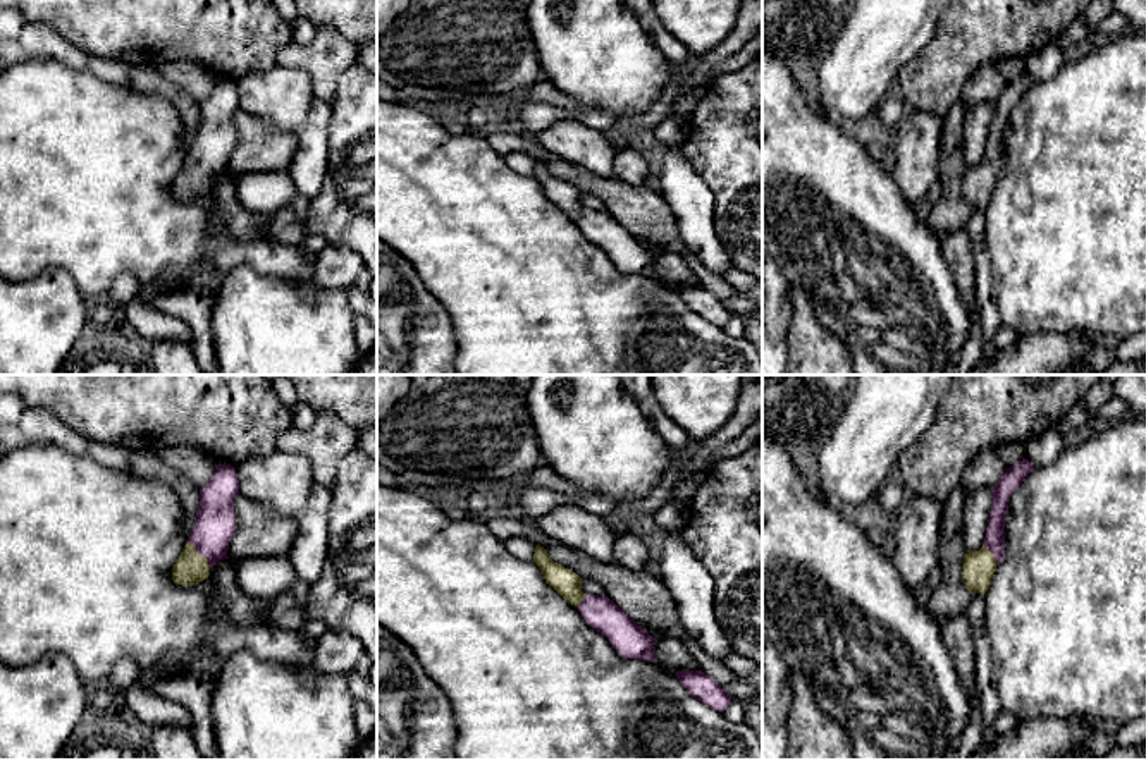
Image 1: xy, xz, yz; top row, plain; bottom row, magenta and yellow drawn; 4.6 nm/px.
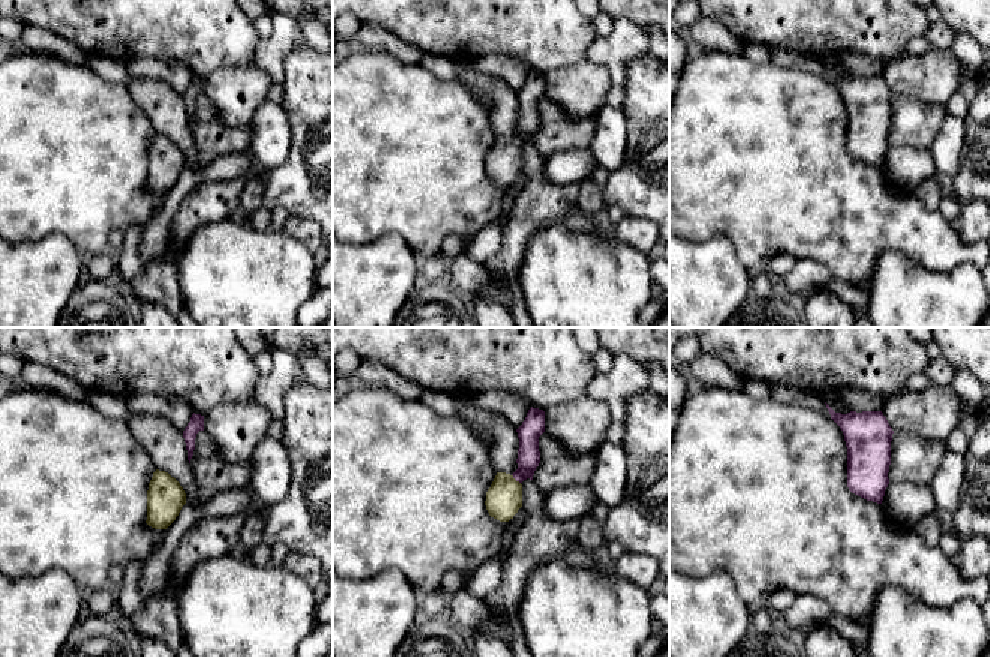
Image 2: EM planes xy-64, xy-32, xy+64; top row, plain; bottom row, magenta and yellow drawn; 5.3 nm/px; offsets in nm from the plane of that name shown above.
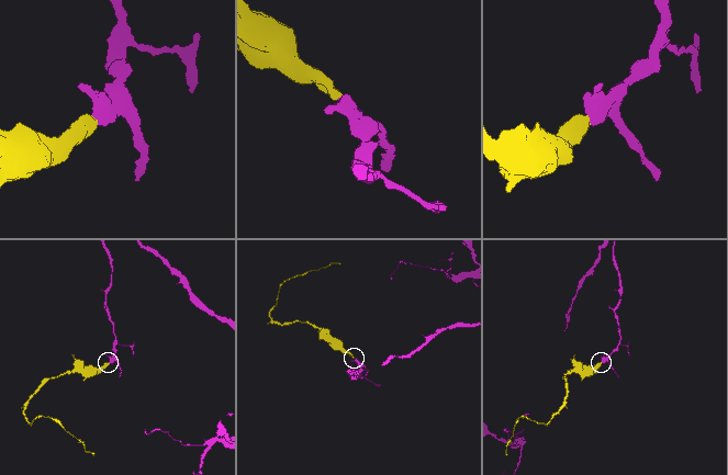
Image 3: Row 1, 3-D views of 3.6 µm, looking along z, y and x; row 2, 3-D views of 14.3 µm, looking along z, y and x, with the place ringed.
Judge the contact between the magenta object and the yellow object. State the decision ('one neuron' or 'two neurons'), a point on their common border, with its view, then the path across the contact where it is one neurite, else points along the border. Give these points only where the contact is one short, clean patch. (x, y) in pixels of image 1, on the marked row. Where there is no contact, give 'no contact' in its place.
one neuron | xy (200, 554) | across xy (214, 527), (210, 540), (200, 554), (191, 568)

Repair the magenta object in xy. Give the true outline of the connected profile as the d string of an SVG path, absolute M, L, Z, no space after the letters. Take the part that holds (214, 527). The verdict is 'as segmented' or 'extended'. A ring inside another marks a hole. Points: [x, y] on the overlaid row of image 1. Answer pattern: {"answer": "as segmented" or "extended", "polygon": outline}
{"answer": "extended", "polygon": "M231 464L215 466L208 483L200 488L200 506L193 533L179 559L172 566L177 585L198 585L210 576L210 569L227 557L229 542L236 533L234 500L239 480Z"}

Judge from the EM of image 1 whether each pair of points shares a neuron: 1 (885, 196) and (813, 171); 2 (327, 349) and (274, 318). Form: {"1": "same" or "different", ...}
{"1": "same", "2": "same"}

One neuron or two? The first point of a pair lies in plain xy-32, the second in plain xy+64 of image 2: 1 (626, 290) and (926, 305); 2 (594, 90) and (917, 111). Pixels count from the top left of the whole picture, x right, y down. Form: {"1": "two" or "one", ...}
{"1": "one", "2": "two"}

